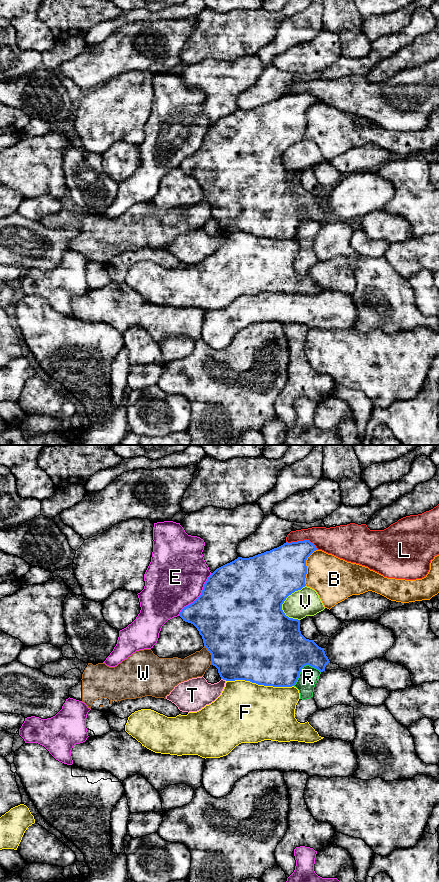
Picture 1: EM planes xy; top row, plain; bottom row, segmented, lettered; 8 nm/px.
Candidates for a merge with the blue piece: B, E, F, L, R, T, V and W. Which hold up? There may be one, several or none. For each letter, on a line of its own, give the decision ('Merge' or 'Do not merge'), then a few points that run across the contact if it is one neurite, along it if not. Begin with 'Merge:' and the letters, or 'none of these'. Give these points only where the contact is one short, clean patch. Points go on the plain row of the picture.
Merge: none of these
B: Do not merge
E: Do not merge
F: Do not merge
L: Do not merge
R: Do not merge
T: Do not merge. Line: xy (221, 230), (226, 232)
V: Do not merge
W: Do not merge. Line: xy (204, 197), (211, 207), (211, 216)

